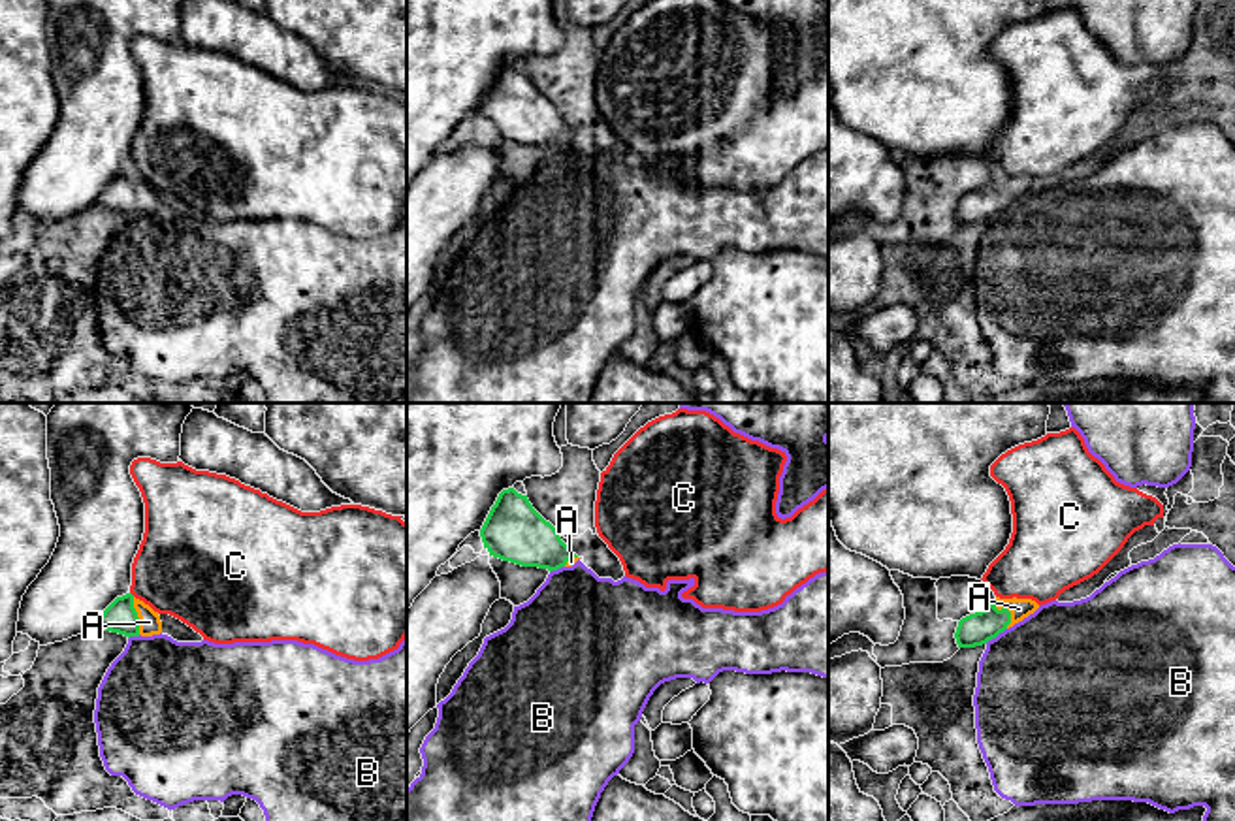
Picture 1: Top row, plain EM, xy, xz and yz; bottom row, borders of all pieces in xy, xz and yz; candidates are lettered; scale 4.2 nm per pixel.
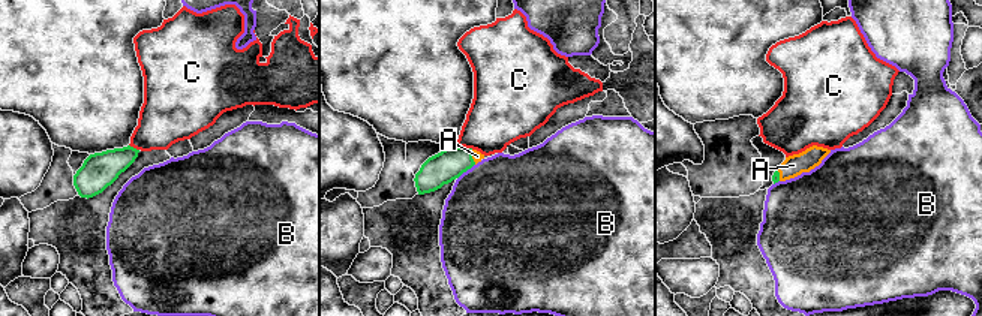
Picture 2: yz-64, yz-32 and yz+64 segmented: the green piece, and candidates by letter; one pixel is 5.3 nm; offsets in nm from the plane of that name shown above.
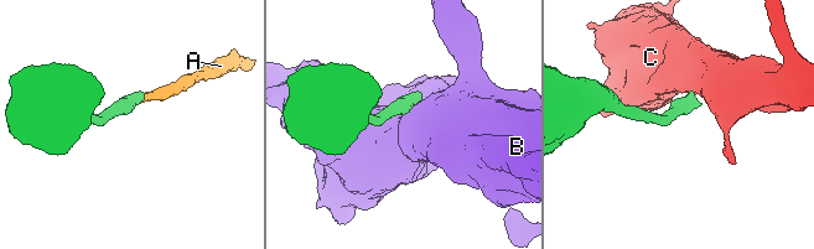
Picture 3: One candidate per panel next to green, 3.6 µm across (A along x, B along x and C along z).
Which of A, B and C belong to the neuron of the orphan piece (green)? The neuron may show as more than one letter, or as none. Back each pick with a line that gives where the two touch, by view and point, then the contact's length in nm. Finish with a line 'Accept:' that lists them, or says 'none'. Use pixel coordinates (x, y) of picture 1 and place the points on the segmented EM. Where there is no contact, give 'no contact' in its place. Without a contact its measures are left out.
A: meets green in yz at (1008, 611); contact 140 nm long
Accept: A

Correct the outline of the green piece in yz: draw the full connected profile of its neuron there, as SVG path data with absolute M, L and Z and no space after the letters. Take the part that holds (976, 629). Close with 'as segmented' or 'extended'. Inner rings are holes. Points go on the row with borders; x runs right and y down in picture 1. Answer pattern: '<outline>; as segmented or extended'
M996 597L985 610L970 614L958 621L954 638L958 648L983 646L1005 629L1034 614L1039 604L1032 599Z; extended

